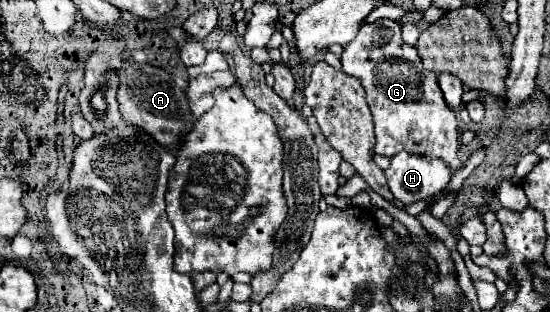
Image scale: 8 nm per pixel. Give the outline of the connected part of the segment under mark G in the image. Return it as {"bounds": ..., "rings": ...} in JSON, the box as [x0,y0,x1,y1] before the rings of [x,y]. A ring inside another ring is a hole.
{"bounds":[342,18,464,174],"rings":[[[380,18],[372,24],[362,24],[358,36],[344,48],[342,70],[362,80],[366,98],[374,118],[376,146],[374,152],[386,158],[406,150],[440,158],[456,174],[464,168],[458,158],[460,130],[454,110],[444,102],[438,86],[438,76],[422,66],[414,46],[400,38],[400,24],[390,18]]]}

